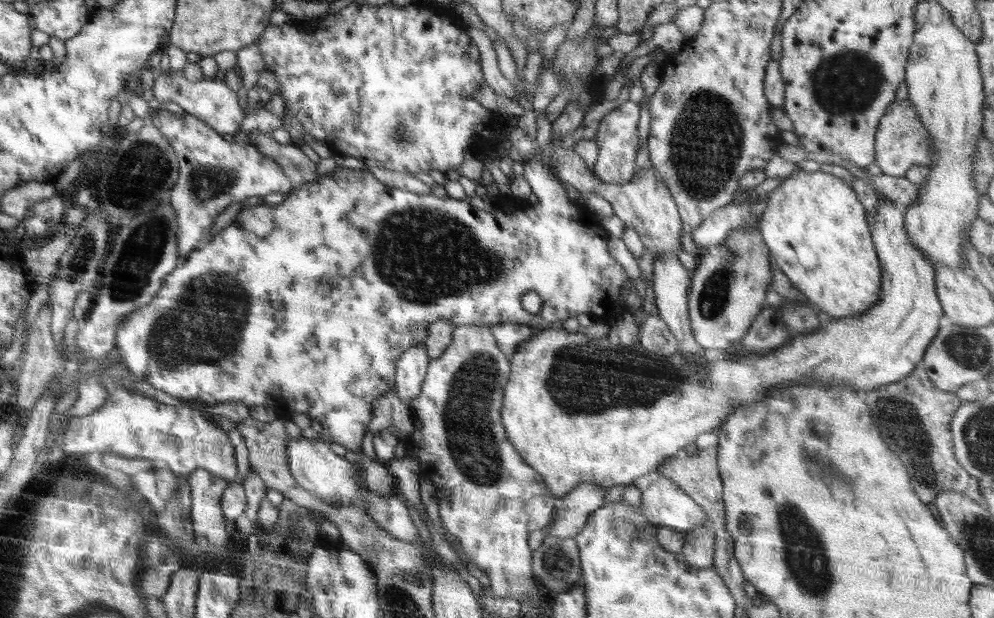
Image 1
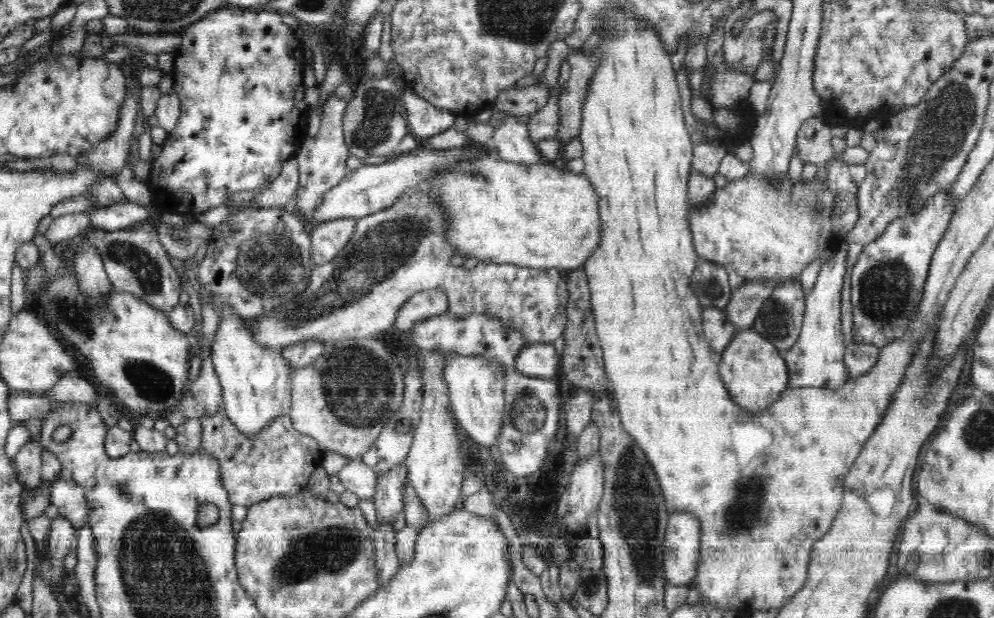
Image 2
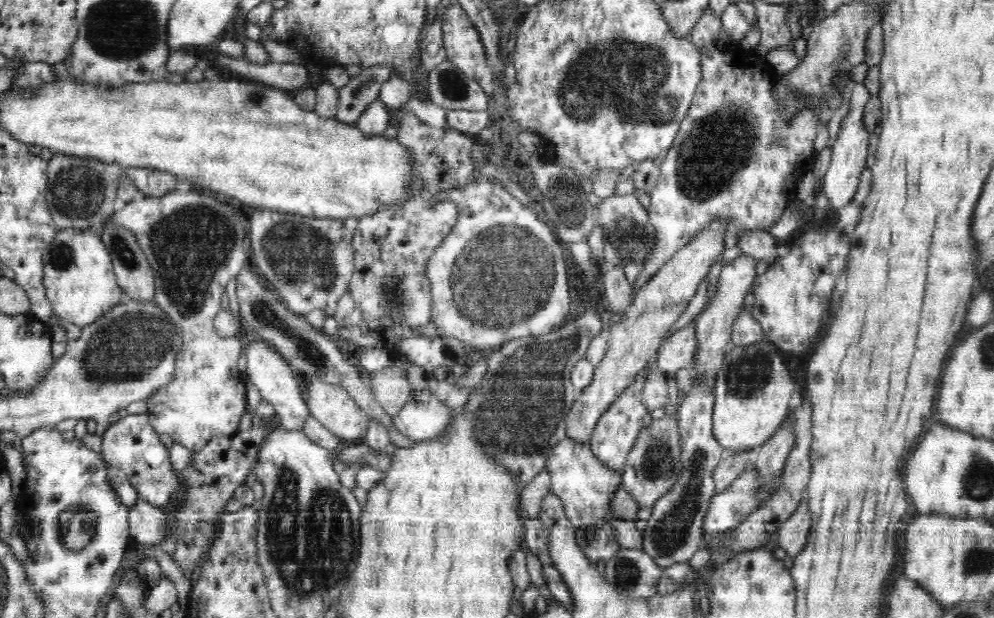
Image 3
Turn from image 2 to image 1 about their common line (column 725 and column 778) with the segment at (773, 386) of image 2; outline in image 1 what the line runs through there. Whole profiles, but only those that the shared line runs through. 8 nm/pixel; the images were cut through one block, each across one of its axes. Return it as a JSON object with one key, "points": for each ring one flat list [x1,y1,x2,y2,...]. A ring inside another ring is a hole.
{"points":[[882,198,876,202,878,208,876,208,876,218,874,218,874,228,871,229,871,238,875,246,875,251,878,256,878,262,881,270,881,287,880,295,878,295,878,301,872,305,864,313,860,315,854,315,851,317,844,317,838,320,828,322,827,325,820,326,816,332,812,334,800,334,795,335,780,348,768,352,768,354,746,354,746,357,742,357,742,354,734,354,734,357,730,357,730,354,726,351,725,358,719,362,707,362,707,370,709,370,709,376,706,379,702,379,699,375,696,375,691,368,691,363,682,359,682,354,678,351,674,352,672,356,662,355,661,353,655,353,644,348,641,343,633,344,631,346,620,345,617,338,600,338,596,340,589,338,582,331,569,332,562,326,553,328,550,326,548,329,541,330,537,335,534,335,524,342,518,344,518,350,512,354,510,358,511,372,508,378,508,382,503,391,503,404,502,411,500,411,501,424,504,428,506,439,514,450,518,450,520,458,532,466,534,470,538,471,539,476,542,478,542,482,547,485,549,494,559,501,564,499,574,488,577,488,578,484,582,482,592,482,592,484,600,484,604,486,604,491,608,491,612,486,630,486,638,480,639,476,651,476,655,474,656,468,661,466,662,463,669,457,676,457,680,454,680,450,688,445,695,444,698,435,715,433,715,430,725,420,728,413,732,413,736,407,749,406,752,402,757,402,763,398,763,394,769,390,769,388,777,388,777,386,788,386,793,384,794,381,805,381,807,378,813,378,813,380,819,380,821,377,822,384,830,384,836,386,836,384,846,383,847,386,859,391,861,393,876,389,882,385,898,382,900,379,905,378,908,374,911,374,922,361,927,346,932,342,932,339,938,334,938,324,940,317,943,314,943,310,938,300,938,295,934,291,935,288,935,269,932,266,932,262,928,258,924,258,924,254,918,252,918,248,912,246,908,234,906,234,906,228,904,228,904,210,903,207,896,204,892,200]]}

